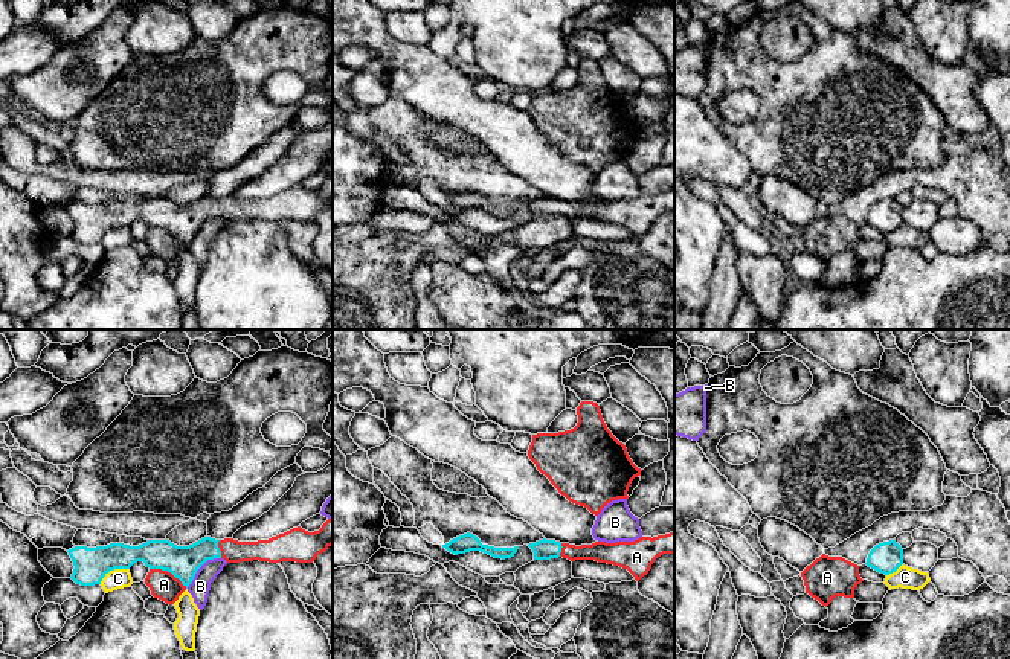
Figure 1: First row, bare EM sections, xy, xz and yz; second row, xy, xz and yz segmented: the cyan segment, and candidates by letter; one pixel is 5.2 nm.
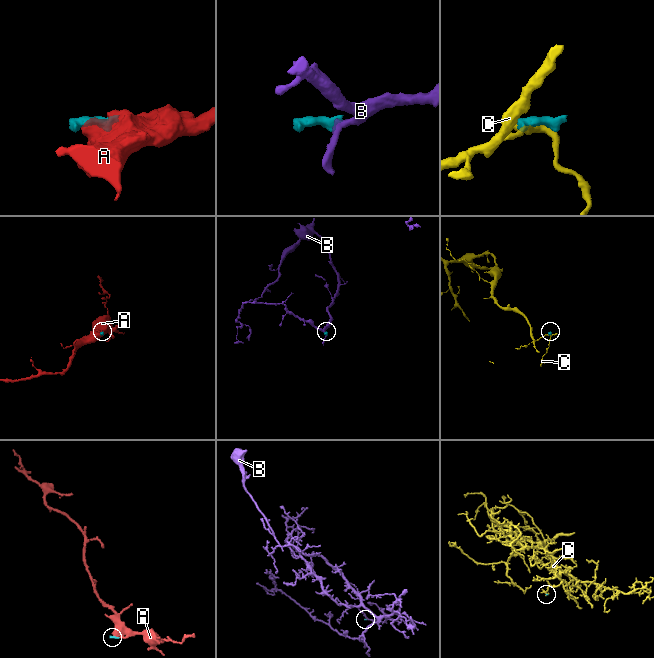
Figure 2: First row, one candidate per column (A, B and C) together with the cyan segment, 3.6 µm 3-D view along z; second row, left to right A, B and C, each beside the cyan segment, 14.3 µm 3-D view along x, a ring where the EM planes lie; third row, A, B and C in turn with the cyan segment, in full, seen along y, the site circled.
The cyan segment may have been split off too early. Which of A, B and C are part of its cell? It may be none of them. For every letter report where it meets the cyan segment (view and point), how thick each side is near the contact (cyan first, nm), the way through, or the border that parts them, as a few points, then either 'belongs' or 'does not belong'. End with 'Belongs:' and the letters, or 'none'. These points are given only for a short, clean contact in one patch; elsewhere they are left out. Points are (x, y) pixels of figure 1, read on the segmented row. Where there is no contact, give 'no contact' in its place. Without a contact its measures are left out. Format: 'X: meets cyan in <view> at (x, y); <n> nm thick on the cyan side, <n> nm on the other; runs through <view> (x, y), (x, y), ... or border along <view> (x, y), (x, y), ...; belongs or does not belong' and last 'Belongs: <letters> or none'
A: meets cyan in xy at (168, 571); 170 nm thick on the cyan side, 150 nm on the other; belongs
B: meets cyan in xy at (200, 566); 170 nm thick on the cyan side, 110 nm on the other; border along xy (220, 557), (209, 559), (186, 588); does not belong
C: meets cyan in xy at (113, 569); 180 nm thick on the cyan side, 110 nm on the other; does not belong
Belongs: A

